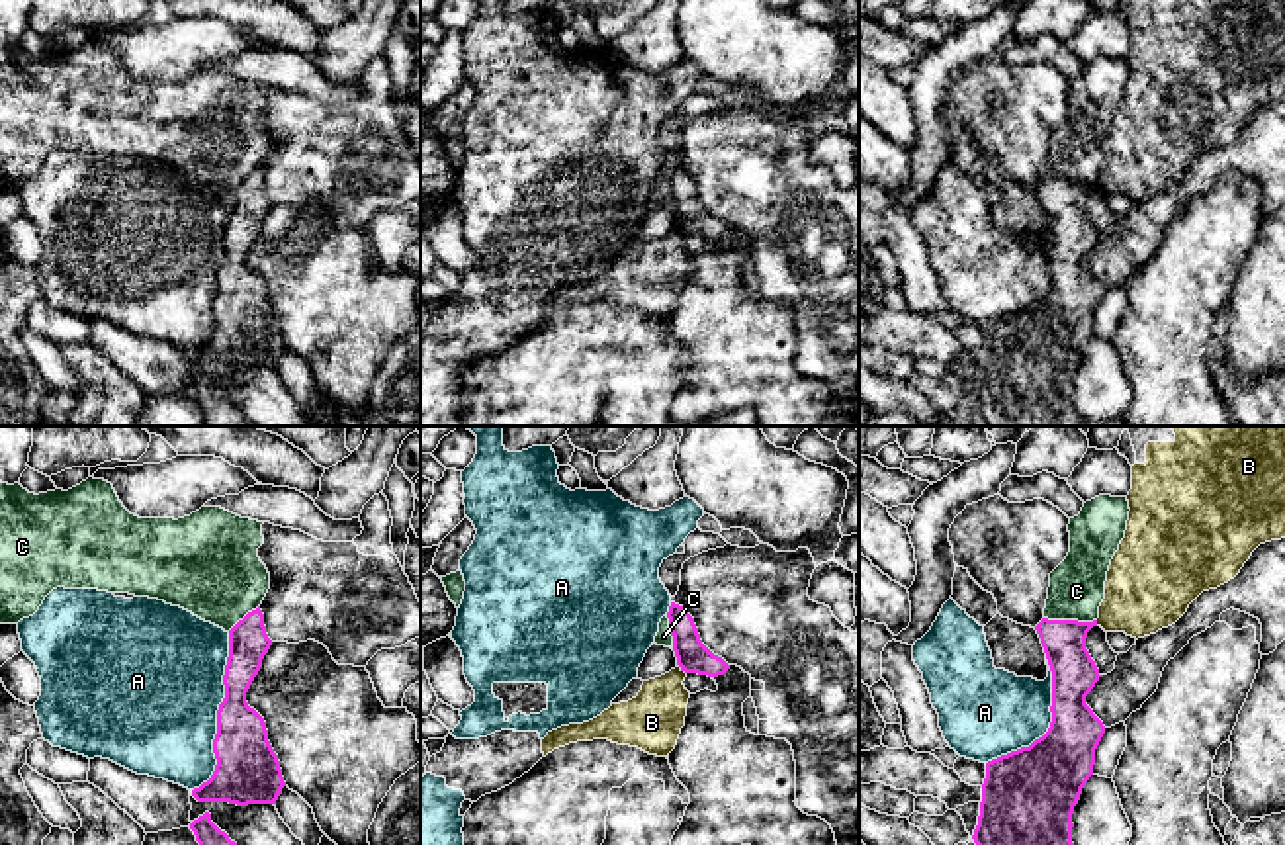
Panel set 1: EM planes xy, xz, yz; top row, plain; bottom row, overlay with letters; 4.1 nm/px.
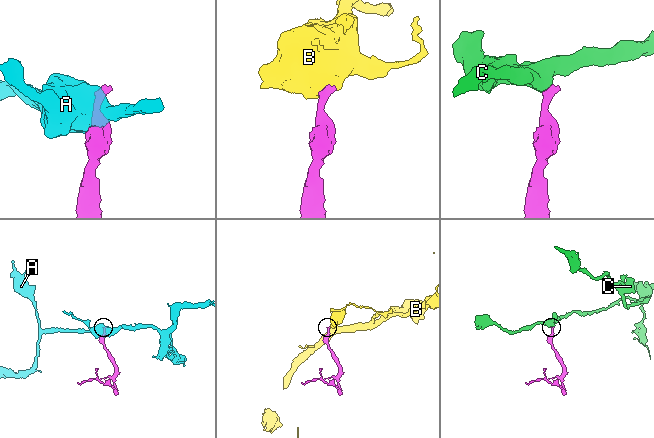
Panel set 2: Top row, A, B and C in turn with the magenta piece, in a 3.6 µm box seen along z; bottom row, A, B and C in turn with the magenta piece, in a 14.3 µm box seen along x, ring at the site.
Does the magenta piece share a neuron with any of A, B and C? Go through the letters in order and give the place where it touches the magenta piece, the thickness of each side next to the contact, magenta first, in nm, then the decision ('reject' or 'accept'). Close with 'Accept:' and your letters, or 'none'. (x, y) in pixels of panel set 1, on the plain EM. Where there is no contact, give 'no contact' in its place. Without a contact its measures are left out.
A: xy (218, 276) | 260/500 nm | reject
B: xz (681, 231) | 140/240 nm | reject
C: yz (1070, 182) | 190/220 nm | reject
Accept: none

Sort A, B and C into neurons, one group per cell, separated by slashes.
A / B / C

